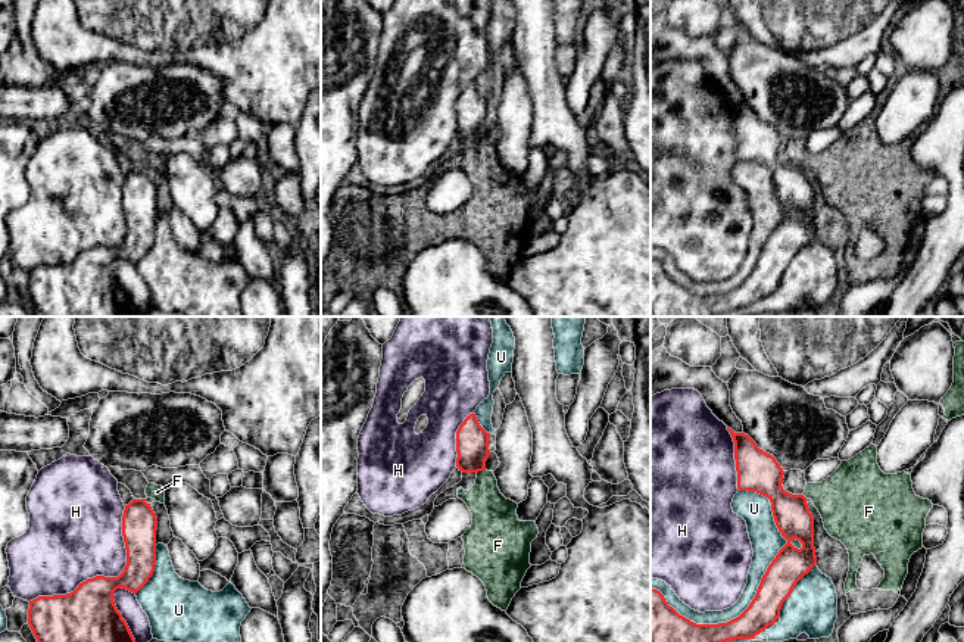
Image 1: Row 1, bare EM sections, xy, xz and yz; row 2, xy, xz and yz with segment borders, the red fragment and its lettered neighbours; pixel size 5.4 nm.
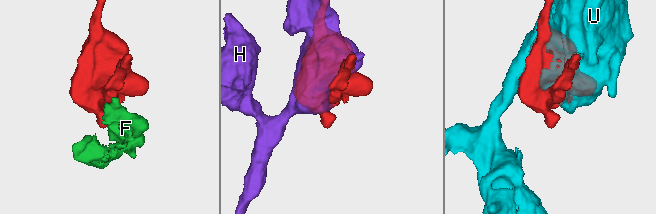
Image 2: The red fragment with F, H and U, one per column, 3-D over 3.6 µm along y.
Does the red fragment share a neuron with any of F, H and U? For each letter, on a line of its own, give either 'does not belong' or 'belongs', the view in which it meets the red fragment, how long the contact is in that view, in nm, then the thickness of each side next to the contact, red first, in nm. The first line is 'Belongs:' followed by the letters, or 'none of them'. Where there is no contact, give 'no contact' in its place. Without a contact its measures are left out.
Belongs: none of them
F: does not belong | xz | 50 nm | 180/220 nm
H: does not belong | xy | 750 nm | 300/420 nm
U: does not belong | yz | 850 nm | 170/80 nm

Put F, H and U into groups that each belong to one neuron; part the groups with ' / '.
F / H / U

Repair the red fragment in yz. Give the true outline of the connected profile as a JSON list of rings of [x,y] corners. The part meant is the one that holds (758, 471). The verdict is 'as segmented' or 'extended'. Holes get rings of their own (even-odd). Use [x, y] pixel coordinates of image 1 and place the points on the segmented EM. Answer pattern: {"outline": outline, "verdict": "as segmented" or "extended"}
{"outline": [[[727,427],[734,442],[737,489],[756,492],[771,502],[776,526],[787,543],[779,551],[761,579],[756,595],[749,607],[736,618],[718,624],[696,624],[680,615],[668,605],[664,595],[651,589],[651,642],[727,642],[754,639],[780,617],[783,602],[790,596],[796,583],[817,564],[814,548],[814,517],[804,495],[792,495],[782,486],[784,471],[776,458],[745,433],[734,433]]], "verdict": "as segmented"}

